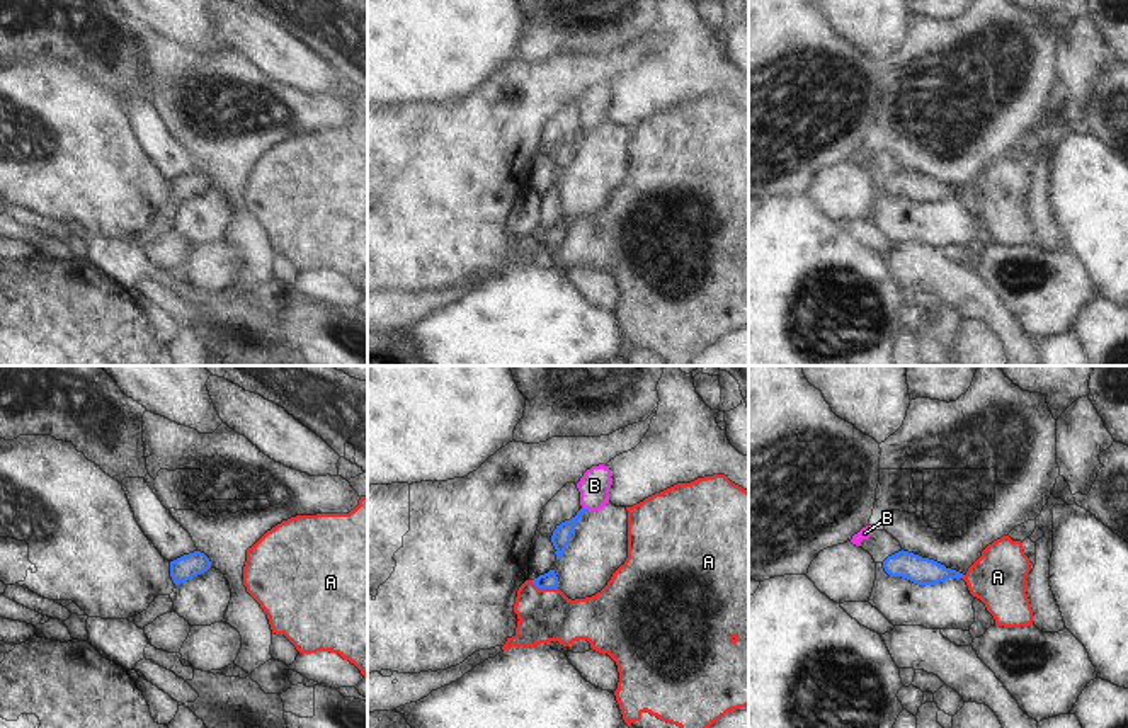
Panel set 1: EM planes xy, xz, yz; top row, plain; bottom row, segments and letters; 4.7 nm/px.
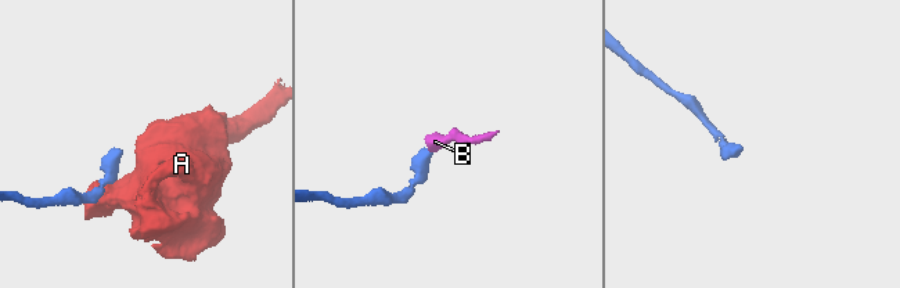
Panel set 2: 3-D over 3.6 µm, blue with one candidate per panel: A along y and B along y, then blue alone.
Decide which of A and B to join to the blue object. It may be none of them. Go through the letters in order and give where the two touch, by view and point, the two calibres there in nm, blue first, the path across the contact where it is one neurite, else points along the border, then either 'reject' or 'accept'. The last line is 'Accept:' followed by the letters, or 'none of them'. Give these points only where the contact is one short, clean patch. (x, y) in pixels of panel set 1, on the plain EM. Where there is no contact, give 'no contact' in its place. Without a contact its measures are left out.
A: meets blue in xz at (545, 206); 80 nm thick on the blue side, 260 nm on the other; border along xz (531, 199), (538, 206), (557, 208); reject
B: meets blue in xz at (586, 128); 90 nm thick on the blue side, 150 nm on the other; runs through xz (562, 153), (586, 128), (594, 114), (594, 104); accept
Accept: B

